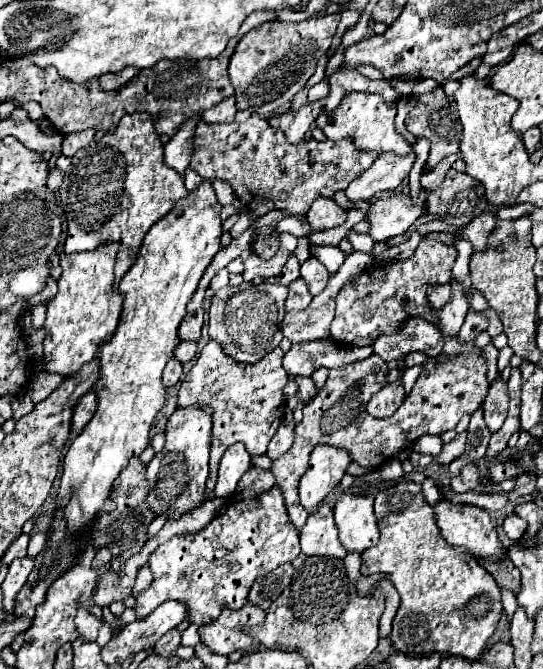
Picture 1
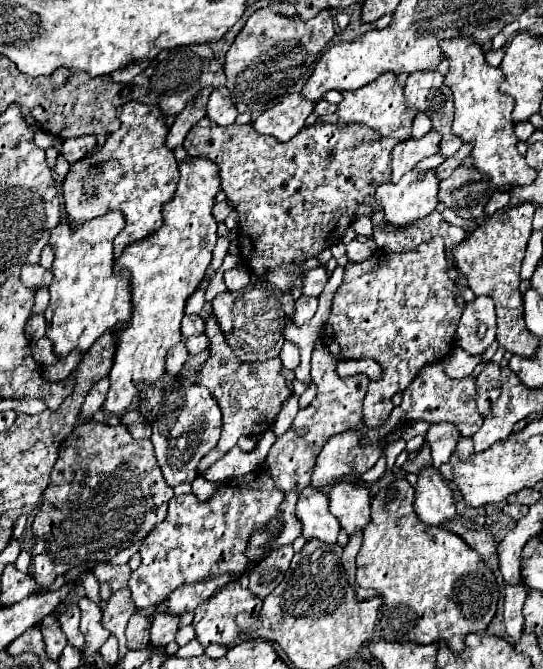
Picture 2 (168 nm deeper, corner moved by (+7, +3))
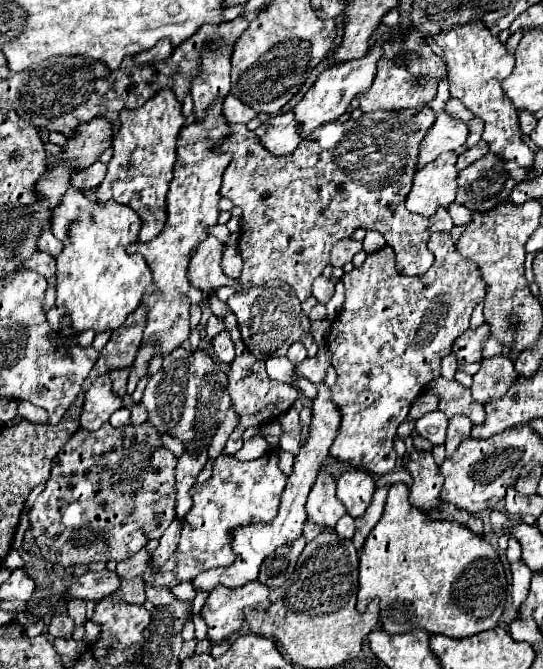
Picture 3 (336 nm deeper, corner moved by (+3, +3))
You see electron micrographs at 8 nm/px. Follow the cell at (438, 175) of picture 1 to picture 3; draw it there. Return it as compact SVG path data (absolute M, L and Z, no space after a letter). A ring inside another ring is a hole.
M478 141L474 147L466 149L466 151L458 157L458 161L456 161L456 169L462 171L468 163L474 163L474 161L482 159L486 153L488 153L488 145L486 145L486 141Z

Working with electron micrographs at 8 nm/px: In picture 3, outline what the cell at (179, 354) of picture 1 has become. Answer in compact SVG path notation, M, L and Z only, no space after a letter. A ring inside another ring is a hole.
M226 331L218 333L218 335L210 341L210 347L212 347L212 353L214 353L220 361L224 361L224 363L230 363L230 361L232 361L232 357L234 357L234 345L232 345L232 341L230 341L230 337L228 337Z

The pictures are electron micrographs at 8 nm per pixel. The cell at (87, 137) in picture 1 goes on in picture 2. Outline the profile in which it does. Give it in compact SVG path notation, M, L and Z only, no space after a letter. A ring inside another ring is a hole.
M84 135L84 137L76 137L76 139L66 139L60 153L66 157L66 161L70 165L74 165L76 161L84 159L94 147L96 147L96 137Z

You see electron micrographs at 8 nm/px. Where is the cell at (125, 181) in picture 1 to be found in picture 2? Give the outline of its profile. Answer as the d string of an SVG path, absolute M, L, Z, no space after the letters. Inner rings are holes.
M130 101L130 103L117 108L117 118L122 121L122 127L106 139L106 145L96 147L86 159L82 159L70 167L70 173L64 181L64 201L66 201L68 221L74 227L86 219L100 217L106 211L120 209L126 217L126 227L124 227L126 235L120 235L120 239L124 237L124 241L128 245L128 243L140 241L140 239L148 237L150 233L154 233L156 229L160 229L162 205L168 203L176 191L178 163L176 163L174 153L164 145L168 127L166 127L166 117L162 115L158 105L144 105L138 101Z

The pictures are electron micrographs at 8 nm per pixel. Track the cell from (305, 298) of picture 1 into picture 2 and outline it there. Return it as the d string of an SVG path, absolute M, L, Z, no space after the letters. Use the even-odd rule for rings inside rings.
M302 295L298 301L296 301L296 315L294 315L294 323L300 327L304 325L308 319L314 317L316 313L316 307L318 307L318 299L316 297L306 297Z

